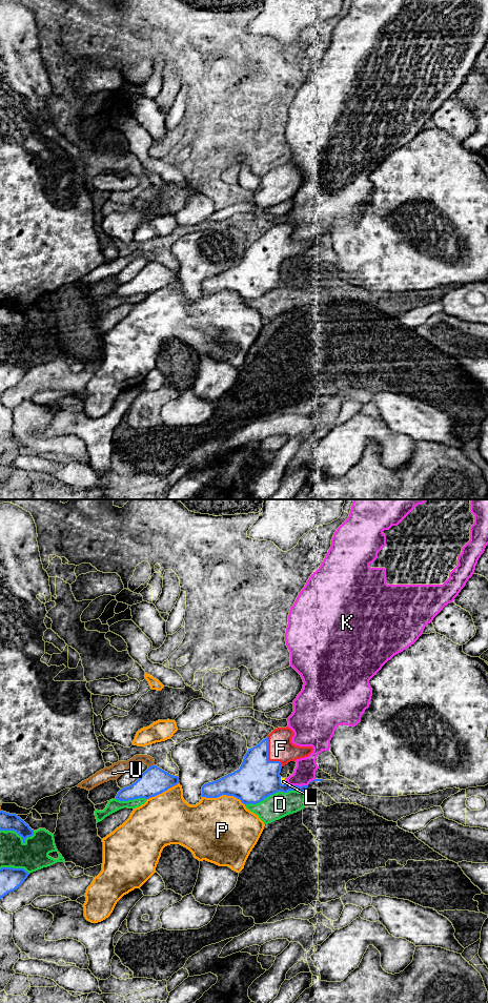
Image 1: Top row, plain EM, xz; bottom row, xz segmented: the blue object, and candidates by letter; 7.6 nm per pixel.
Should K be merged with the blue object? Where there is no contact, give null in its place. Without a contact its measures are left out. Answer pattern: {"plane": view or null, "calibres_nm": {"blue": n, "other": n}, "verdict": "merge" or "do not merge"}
{"plane": "xz", "calibres_nm": {"blue": 240, "other": 160}, "verdict": "do not merge"}

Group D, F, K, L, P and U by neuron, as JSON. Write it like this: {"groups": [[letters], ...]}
{"groups": [["D"], ["F", "L"], ["K"], ["P"], ["U"]]}

